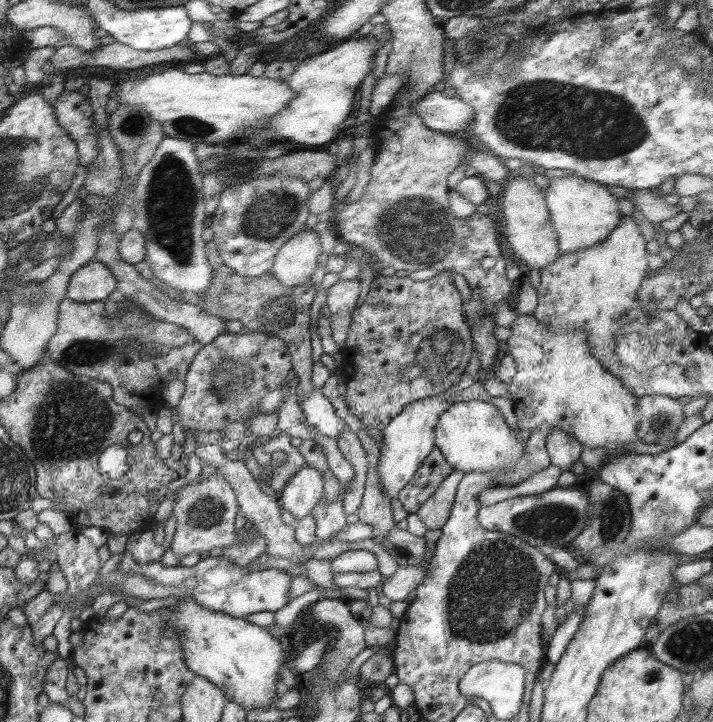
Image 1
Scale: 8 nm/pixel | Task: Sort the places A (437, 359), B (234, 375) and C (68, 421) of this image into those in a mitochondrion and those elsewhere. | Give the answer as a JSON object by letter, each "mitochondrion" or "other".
{"A":"mitochondrion","B":"mitochondrion","C":"mitochondrion"}

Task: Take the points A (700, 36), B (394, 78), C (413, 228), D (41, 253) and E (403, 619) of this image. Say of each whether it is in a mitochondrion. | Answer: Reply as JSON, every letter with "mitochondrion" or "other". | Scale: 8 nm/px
{"A":"other","B":"other","C":"mitochondrion","D":"mitochondrion","E":"other"}

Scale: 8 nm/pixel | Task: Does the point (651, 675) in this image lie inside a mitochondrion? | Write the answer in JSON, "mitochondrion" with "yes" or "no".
{"mitochondrion":"yes"}

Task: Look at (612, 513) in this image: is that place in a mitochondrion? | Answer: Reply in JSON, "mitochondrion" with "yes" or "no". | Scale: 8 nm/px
{"mitochondrion":"yes"}

